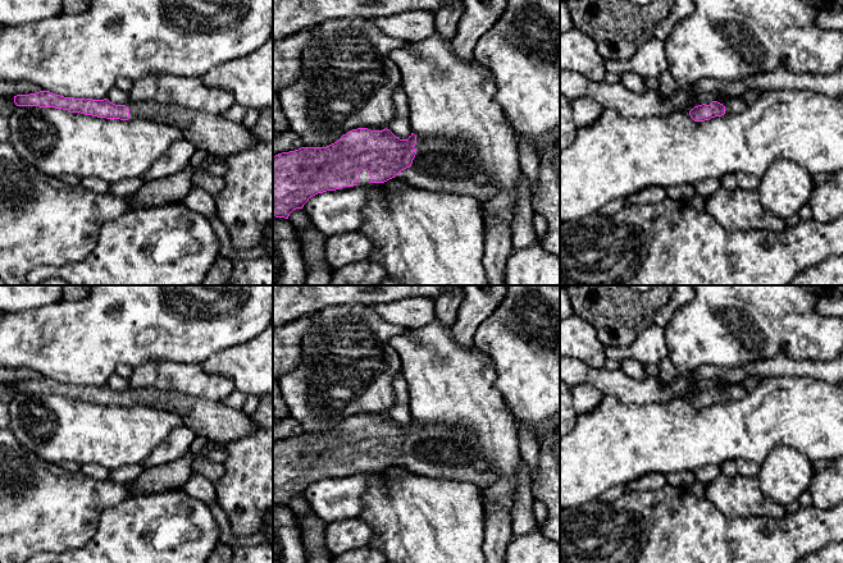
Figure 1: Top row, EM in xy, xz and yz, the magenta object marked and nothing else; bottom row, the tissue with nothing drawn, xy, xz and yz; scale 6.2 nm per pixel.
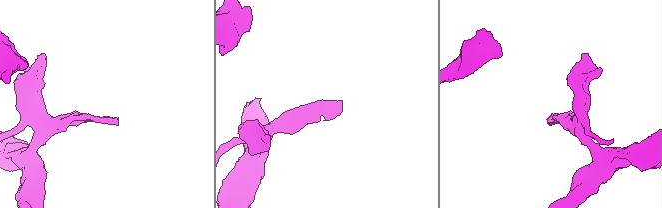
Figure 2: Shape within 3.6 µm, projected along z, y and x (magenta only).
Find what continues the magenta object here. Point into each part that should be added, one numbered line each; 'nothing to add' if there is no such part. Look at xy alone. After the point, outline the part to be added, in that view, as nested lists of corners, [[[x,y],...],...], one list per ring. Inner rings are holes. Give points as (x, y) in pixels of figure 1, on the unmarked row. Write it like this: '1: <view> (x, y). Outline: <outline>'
1: xy (217, 421). Outline: [[[127,388],[124,392],[129,395],[129,406],[146,406],[176,413],[182,425],[190,427],[196,436],[214,440],[218,447],[236,441],[258,429],[251,416],[224,402],[152,388]]]

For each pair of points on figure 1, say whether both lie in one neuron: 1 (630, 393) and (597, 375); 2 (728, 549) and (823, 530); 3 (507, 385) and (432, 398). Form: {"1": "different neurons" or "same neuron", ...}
{"1": "same neuron", "2": "same neuron", "3": "different neurons"}

